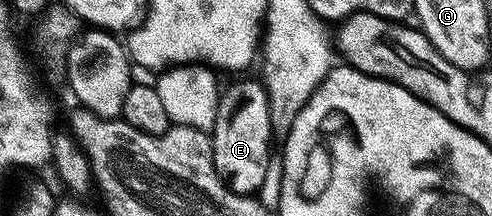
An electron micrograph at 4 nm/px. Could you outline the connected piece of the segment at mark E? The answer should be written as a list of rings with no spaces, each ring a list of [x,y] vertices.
[[[243,79],[222,92],[215,129],[211,135],[215,168],[227,188],[239,195],[256,194],[262,188],[267,164],[272,162],[271,139],[273,132],[269,121],[267,89],[262,82]]]

